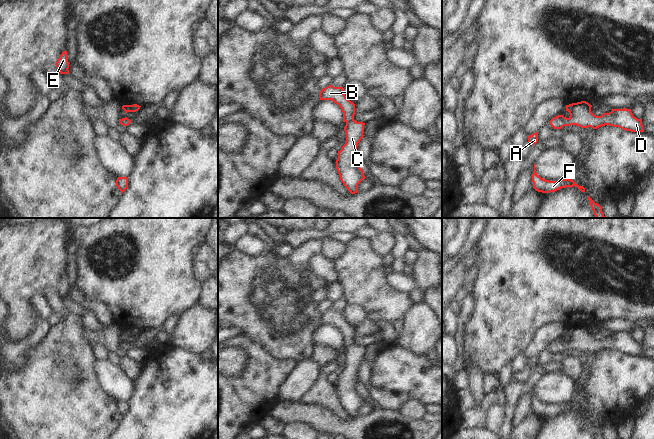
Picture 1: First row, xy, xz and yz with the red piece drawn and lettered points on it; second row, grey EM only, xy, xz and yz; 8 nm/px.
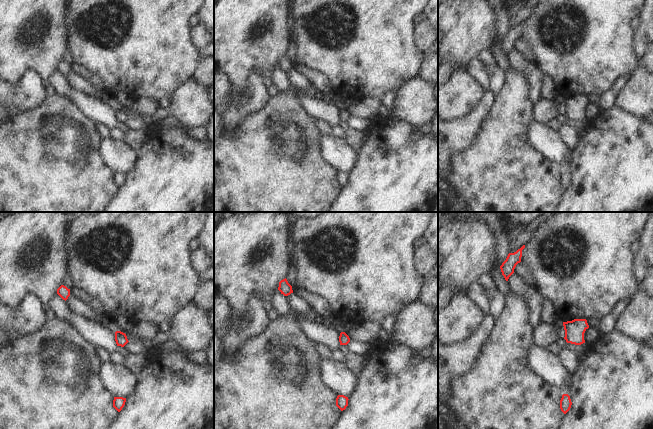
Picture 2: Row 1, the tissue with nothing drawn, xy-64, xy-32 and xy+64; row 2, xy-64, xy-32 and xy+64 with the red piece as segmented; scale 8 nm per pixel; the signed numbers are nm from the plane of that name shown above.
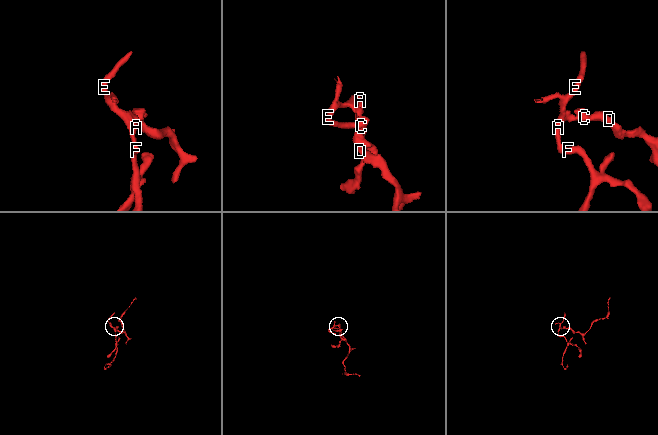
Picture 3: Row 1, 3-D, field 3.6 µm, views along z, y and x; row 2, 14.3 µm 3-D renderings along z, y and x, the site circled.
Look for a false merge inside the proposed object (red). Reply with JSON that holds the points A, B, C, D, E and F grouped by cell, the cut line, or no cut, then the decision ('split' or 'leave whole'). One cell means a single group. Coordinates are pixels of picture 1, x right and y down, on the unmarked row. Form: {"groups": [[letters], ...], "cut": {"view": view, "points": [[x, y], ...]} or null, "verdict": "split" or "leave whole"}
{"groups": [["A", "B", "C", "D", "E", "F"]], "cut": null, "verdict": "leave whole"}

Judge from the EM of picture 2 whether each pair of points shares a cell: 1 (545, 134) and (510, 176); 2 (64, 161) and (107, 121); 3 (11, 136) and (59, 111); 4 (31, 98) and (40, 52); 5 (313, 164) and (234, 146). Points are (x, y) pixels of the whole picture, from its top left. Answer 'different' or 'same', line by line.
1: different
2: different
3: same
4: different
5: same

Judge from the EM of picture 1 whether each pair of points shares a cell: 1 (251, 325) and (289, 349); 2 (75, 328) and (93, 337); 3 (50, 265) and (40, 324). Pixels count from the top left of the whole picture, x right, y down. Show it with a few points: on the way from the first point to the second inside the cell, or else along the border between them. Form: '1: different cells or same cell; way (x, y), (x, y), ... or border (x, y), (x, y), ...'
1: same cell; way (260, 330), (271, 341), (280, 342)
2: different cells; border (83, 329), (83, 337), (92, 345)
3: different cells; border (31, 308), (34, 314), (34, 327), (22, 338)

